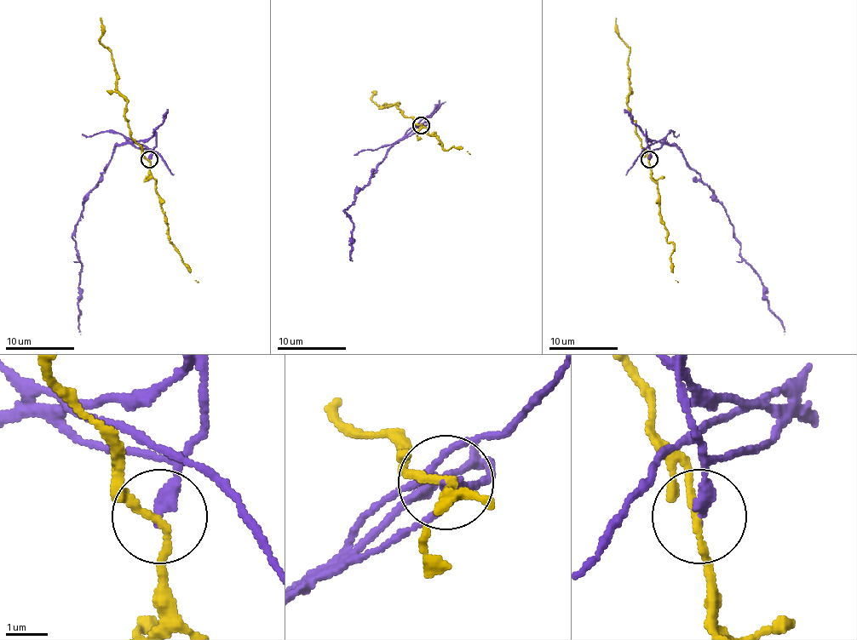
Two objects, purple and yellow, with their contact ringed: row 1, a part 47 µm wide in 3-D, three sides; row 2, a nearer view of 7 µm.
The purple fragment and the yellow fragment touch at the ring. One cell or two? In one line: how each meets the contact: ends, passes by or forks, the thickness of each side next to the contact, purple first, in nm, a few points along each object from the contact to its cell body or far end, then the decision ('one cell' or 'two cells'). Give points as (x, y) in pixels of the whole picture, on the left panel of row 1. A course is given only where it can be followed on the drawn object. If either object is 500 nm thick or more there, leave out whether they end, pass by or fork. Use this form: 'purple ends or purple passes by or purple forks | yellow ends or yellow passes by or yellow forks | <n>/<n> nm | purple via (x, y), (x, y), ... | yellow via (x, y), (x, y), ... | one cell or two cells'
purple ends | yellow passes by | 320/160 nm | purple via (149, 160), (149, 150), (118, 145), (84, 202), (74, 240), (81, 273), (81, 334) | yellow via (149, 160), (130, 136), (125, 117), (125, 100), (117, 91), (115, 64), (100, 42), (100, 18) | two cells

